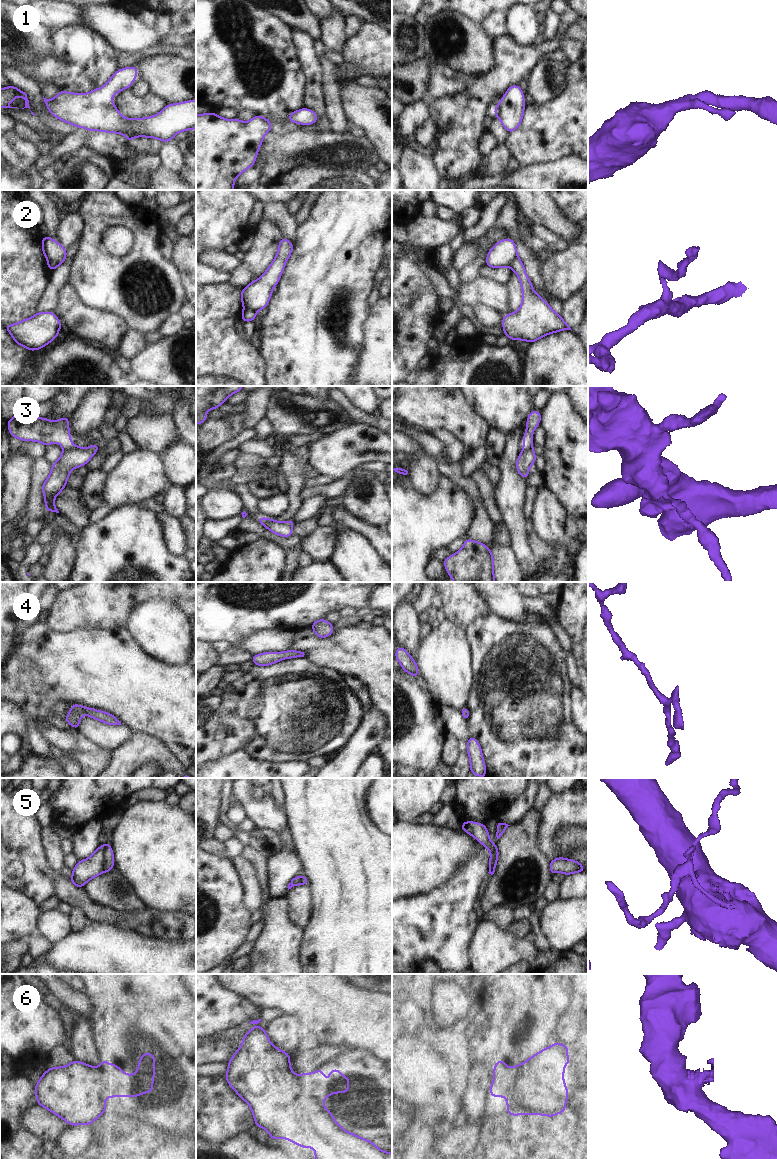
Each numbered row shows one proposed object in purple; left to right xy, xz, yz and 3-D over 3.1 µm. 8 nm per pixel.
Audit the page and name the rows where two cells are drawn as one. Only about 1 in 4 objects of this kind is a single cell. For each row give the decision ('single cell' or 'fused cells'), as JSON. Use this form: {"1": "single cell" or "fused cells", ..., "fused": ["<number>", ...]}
{"1": "single cell", "2": "fused cells", "3": "fused cells", "4": "single cell", "5": "fused cells", "6": "fused cells", "fused": ["2", "3", "5", "6"]}

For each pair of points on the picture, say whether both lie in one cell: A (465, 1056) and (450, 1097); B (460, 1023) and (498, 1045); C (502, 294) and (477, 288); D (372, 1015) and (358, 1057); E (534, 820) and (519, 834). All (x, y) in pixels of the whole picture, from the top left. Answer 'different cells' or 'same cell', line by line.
A: different cells
B: different cells
C: same cell
D: different cells
E: same cell

